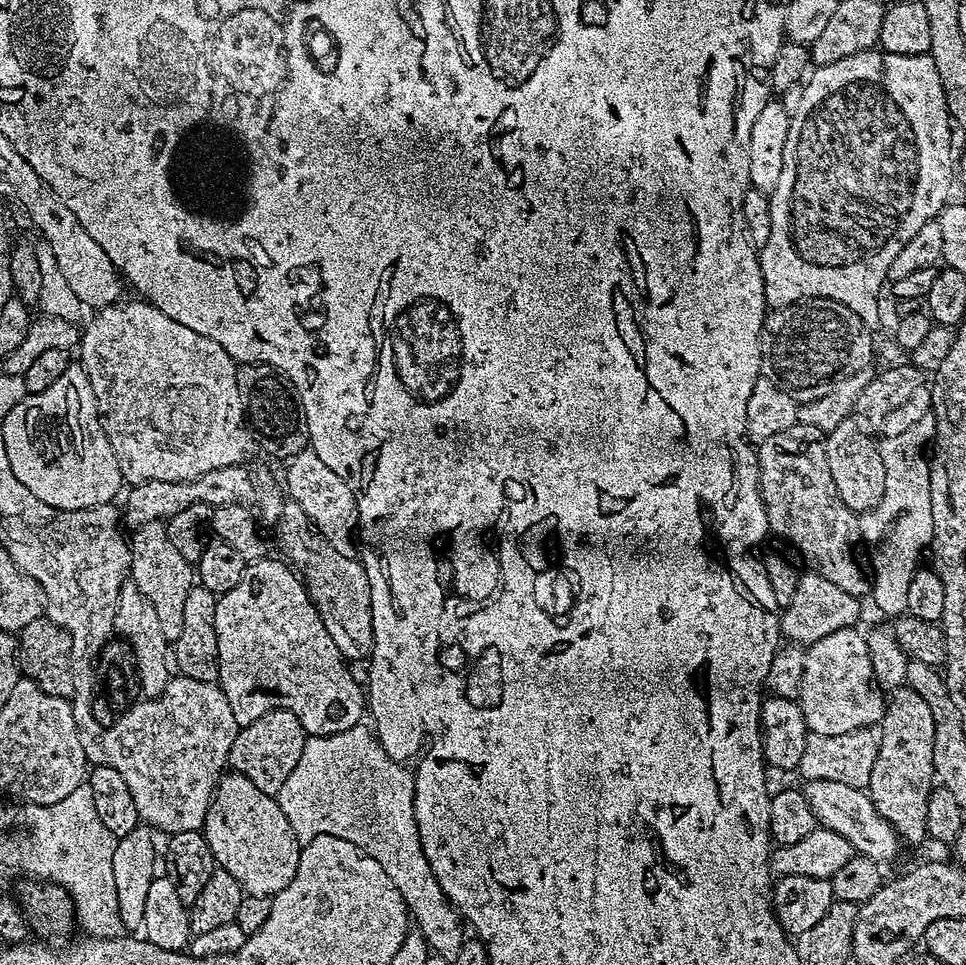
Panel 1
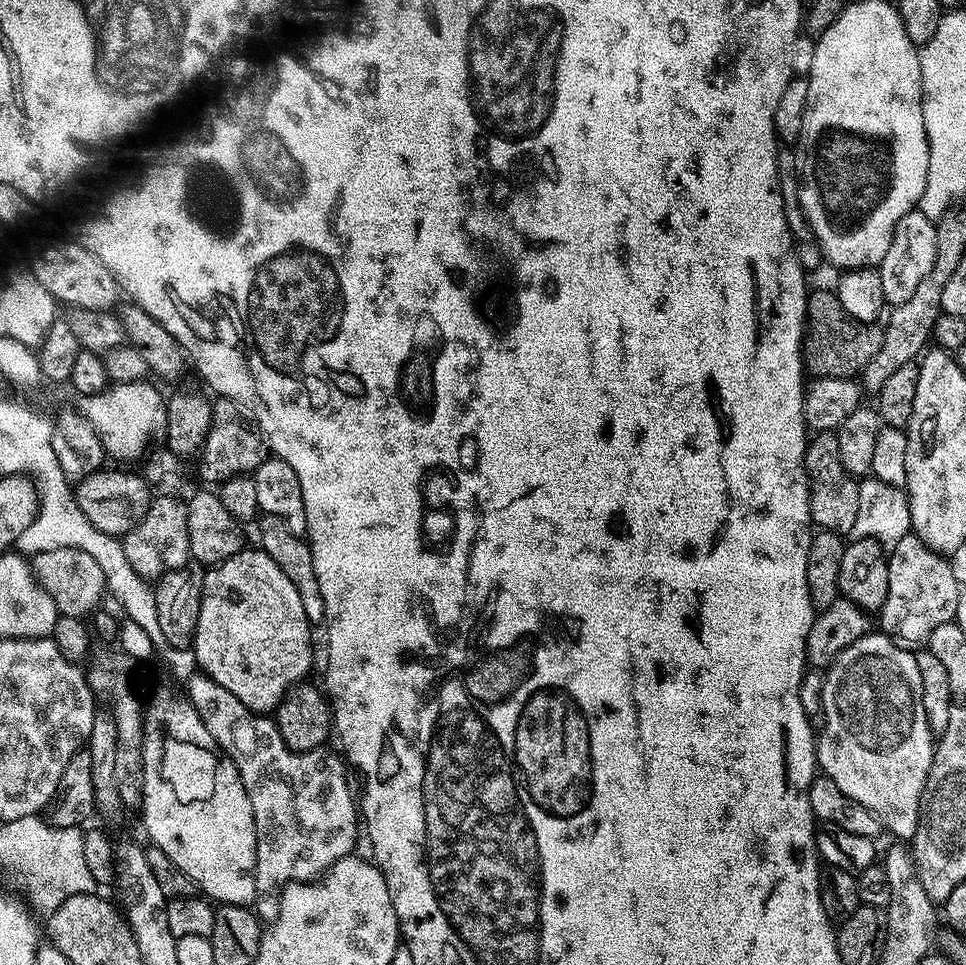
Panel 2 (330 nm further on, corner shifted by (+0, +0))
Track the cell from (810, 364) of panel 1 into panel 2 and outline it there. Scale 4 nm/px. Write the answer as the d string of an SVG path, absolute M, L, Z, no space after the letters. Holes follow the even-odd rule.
M809 291L808 315L802 341L802 359L805 369L813 377L855 377L864 371L870 358L874 358L874 354L878 354L878 346L882 346L883 337L884 330L879 323L867 324L850 318L850 314L846 314L846 310L842 310L842 302L838 302L835 291Z

